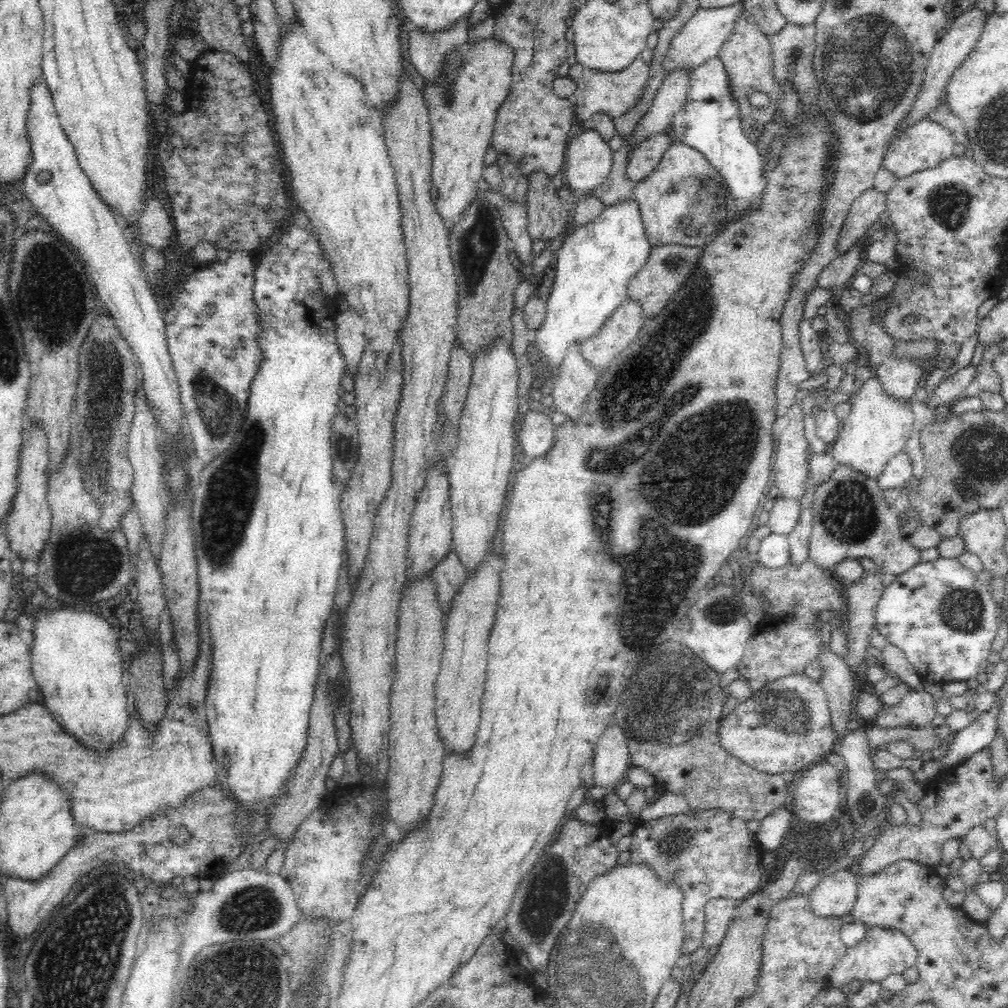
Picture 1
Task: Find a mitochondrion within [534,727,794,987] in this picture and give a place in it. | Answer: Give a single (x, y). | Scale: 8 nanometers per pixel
(671, 847)

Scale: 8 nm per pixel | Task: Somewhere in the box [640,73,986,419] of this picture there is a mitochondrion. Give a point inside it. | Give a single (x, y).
(949, 204)

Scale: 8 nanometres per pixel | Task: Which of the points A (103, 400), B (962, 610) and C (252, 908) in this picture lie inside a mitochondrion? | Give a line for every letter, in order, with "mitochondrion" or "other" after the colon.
A: mitochondrion
B: mitochondrion
C: mitochondrion

